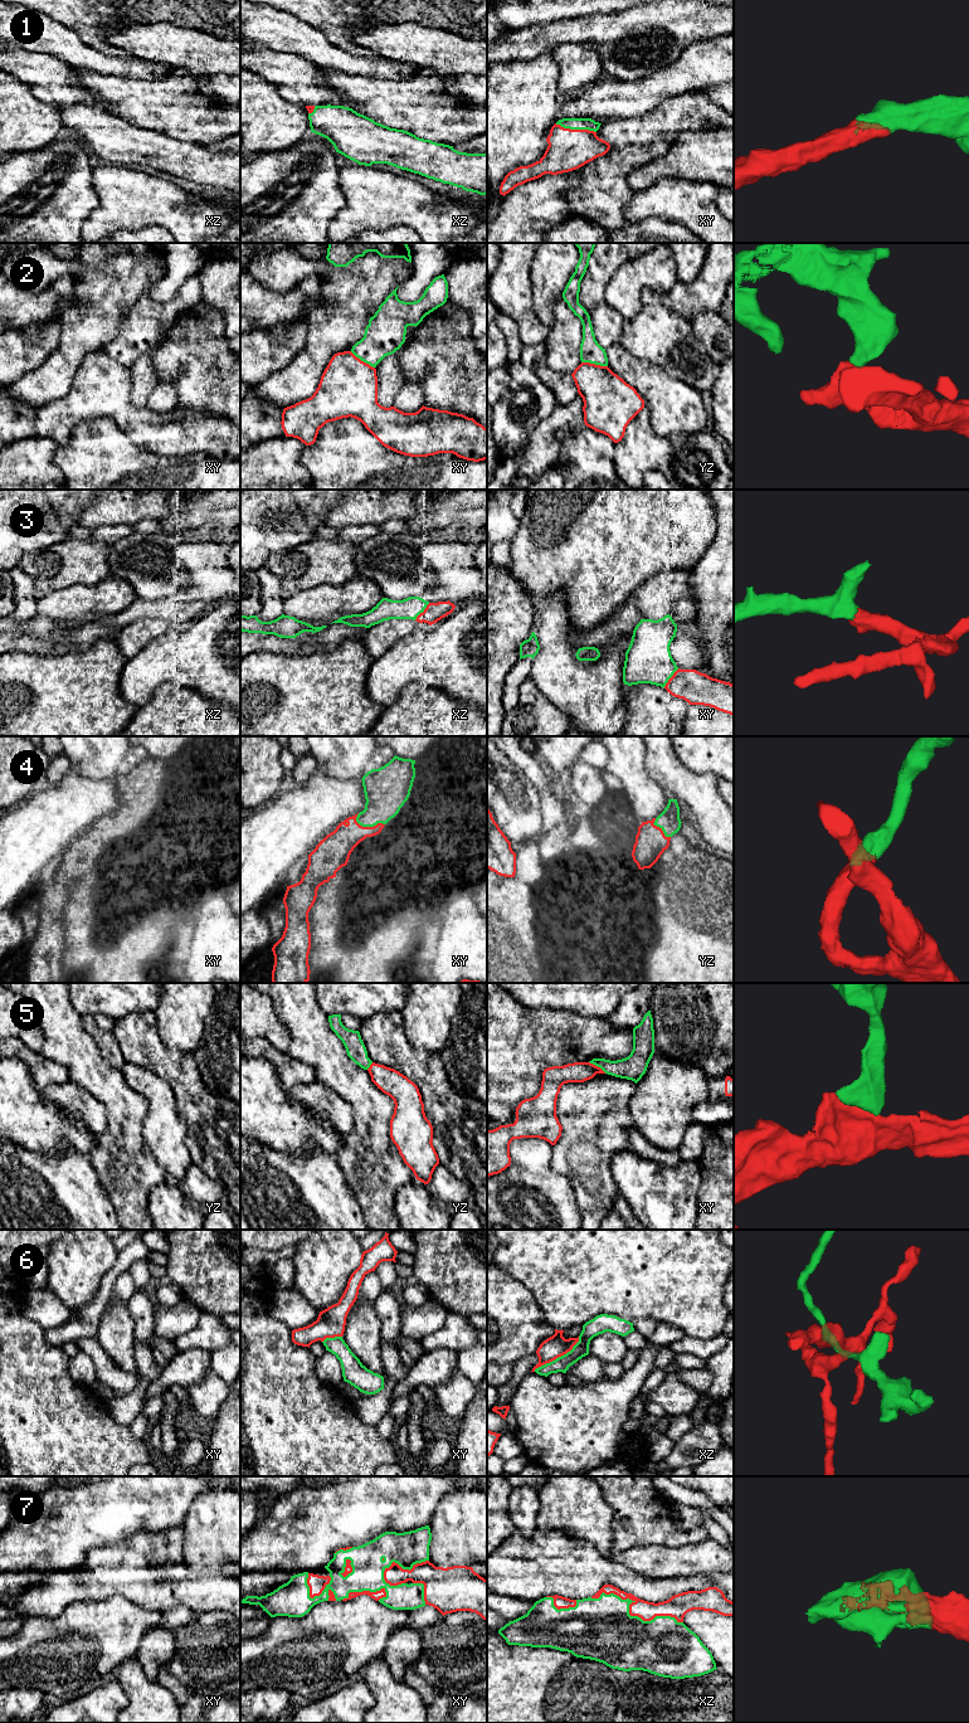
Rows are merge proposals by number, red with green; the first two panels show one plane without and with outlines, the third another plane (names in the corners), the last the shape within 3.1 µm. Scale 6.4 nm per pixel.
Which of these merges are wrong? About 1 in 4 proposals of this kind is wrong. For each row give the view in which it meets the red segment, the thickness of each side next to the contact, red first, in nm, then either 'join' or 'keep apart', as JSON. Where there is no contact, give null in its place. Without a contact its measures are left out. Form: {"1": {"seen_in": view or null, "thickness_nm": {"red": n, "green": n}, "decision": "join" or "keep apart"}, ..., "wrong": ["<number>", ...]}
{"1": {"seen_in": "xy", "thickness_nm": {"red": 260, "green": 80}, "decision": "join"}, "2": {"seen_in": "yz", "thickness_nm": {"red": 320, "green": 140}, "decision": "keep apart"}, "3": {"seen_in": "xy", "thickness_nm": {"red": 200, "green": 300}, "decision": "join"}, "4": {"seen_in": "xy", "thickness_nm": {"red": 200, "green": 280}, "decision": "join"}, "5": {"seen_in": "xy", "thickness_nm": {"red": 130, "green": 160}, "decision": "keep apart"}, "6": {"seen_in": "xz", "thickness_nm": {"red": 140, "green": 100}, "decision": "keep apart"}, "7": {"seen_in": "xz", "thickness_nm": {"red": 120, "green": 400}, "decision": "join"}, "wrong": ["2", "5", "6"]}

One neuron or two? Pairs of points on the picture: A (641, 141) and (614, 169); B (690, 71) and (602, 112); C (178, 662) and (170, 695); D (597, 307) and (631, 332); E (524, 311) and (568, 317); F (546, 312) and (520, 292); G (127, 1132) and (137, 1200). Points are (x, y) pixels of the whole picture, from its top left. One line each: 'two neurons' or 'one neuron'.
A: one neuron
B: one neuron
C: two neurons
D: two neurons
E: two neurons
F: two neurons
G: one neuron

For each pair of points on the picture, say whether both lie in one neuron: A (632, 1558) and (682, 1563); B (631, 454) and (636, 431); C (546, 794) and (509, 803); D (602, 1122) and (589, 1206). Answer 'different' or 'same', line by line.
A: same
B: same
C: different
D: same

